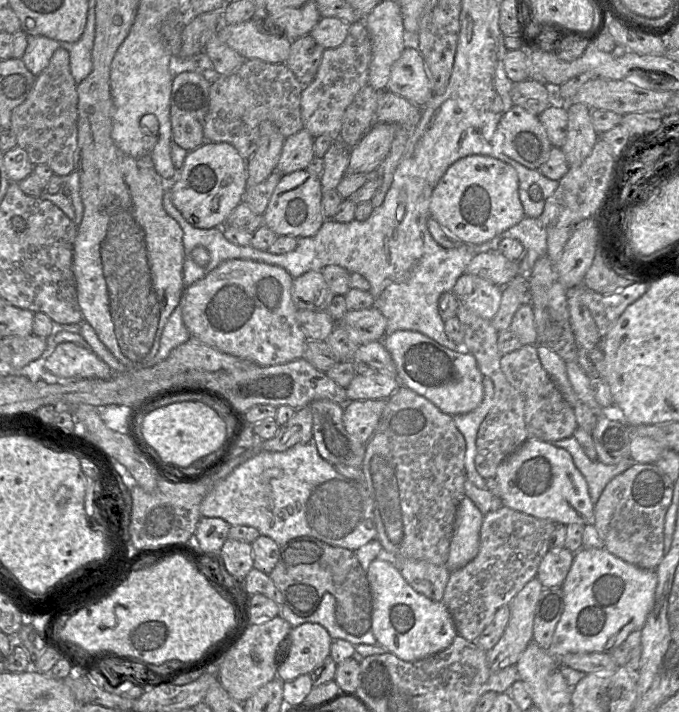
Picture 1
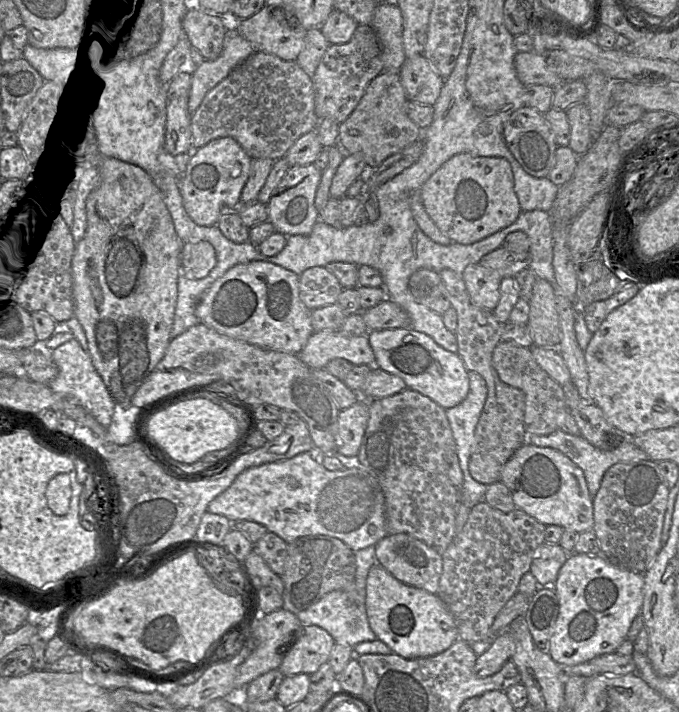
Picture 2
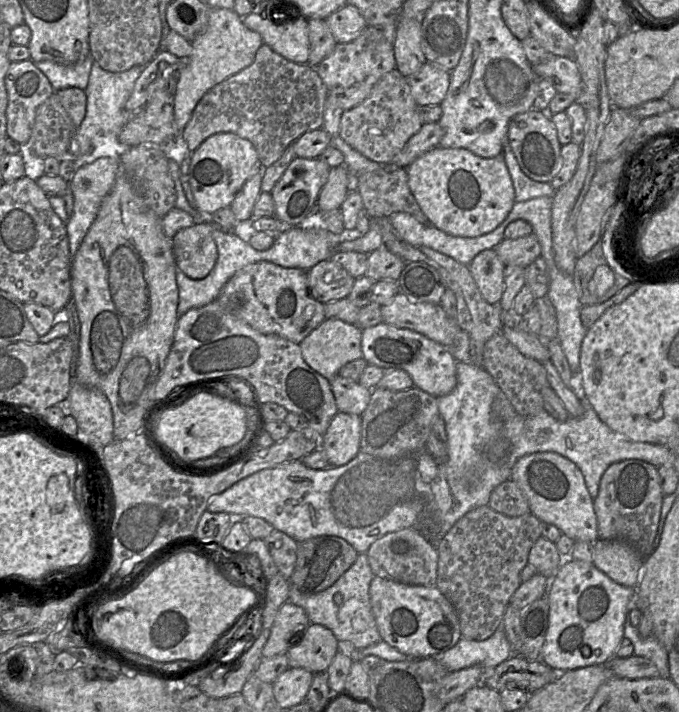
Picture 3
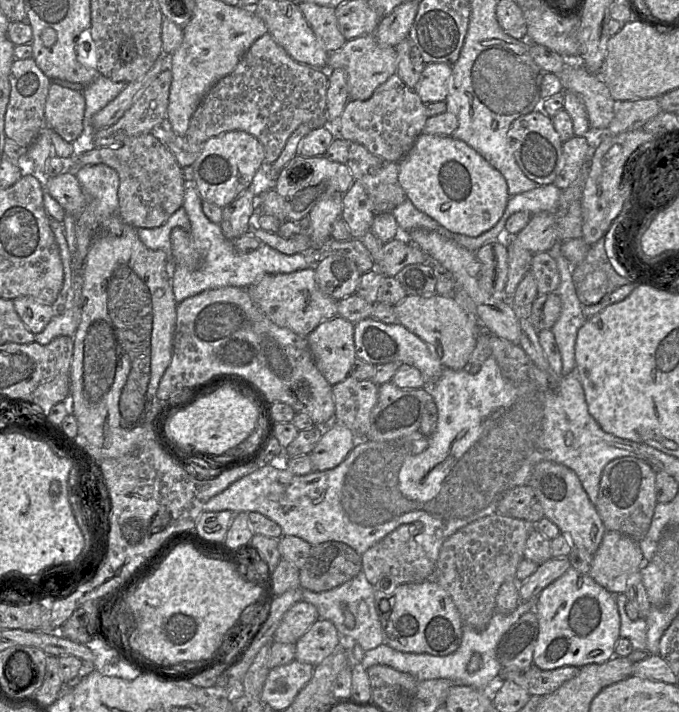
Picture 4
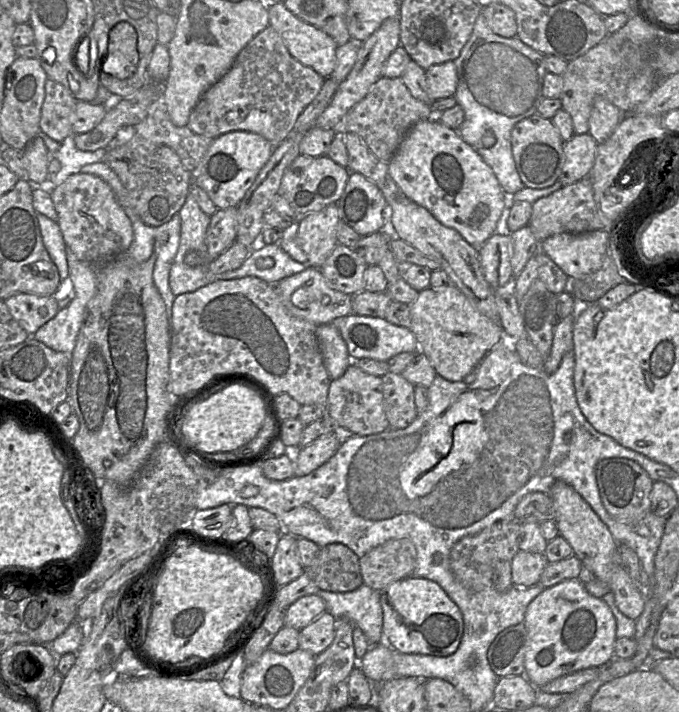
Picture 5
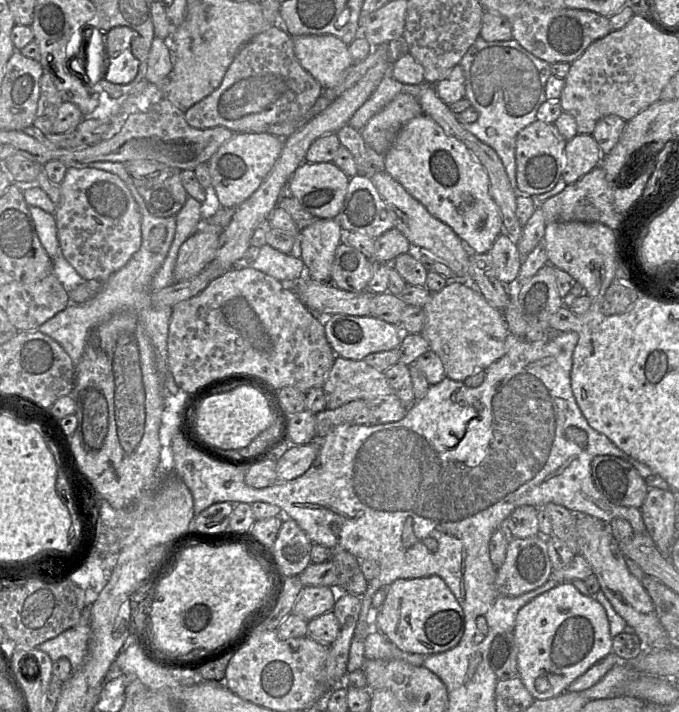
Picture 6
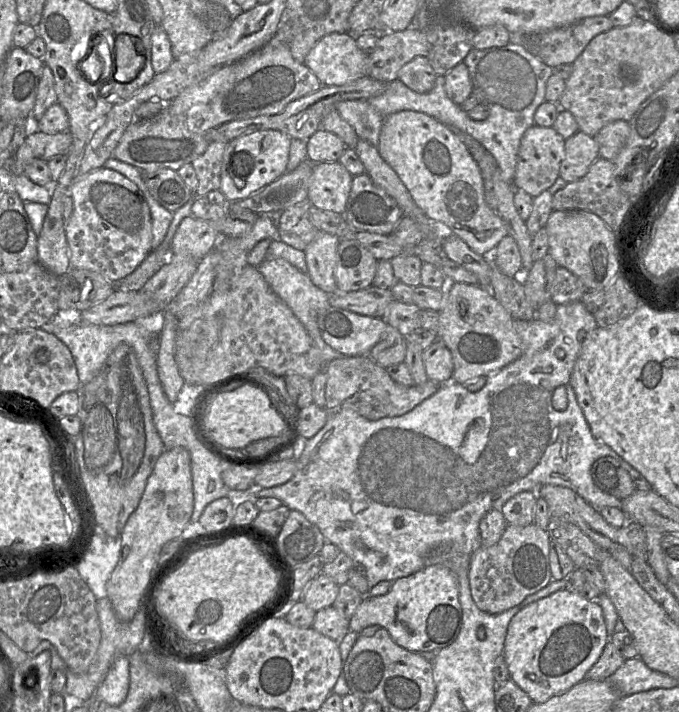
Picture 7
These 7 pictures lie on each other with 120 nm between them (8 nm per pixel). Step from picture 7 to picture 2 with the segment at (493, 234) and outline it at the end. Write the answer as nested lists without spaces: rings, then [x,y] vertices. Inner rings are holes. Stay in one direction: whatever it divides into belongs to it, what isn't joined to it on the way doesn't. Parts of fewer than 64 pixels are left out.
[[[454,155],[422,185],[420,198],[438,229],[460,244],[475,243],[508,227],[522,212],[511,165],[501,157]]]

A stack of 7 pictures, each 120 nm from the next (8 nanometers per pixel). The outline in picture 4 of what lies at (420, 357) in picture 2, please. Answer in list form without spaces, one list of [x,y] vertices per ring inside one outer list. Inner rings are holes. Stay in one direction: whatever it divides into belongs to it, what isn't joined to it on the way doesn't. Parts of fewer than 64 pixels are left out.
[[[371,317],[354,323],[355,354],[373,365],[397,362],[417,368],[426,384],[433,384],[442,374],[443,365],[435,351],[417,335],[399,324],[386,324]]]

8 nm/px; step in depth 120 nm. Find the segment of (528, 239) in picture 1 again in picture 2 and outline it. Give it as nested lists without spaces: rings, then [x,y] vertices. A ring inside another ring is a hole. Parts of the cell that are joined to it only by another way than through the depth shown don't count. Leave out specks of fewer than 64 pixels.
[[[522,211],[517,220],[508,226],[508,234],[522,231],[527,234],[531,256],[530,268],[537,278],[557,287],[553,269],[553,224],[547,211]]]

